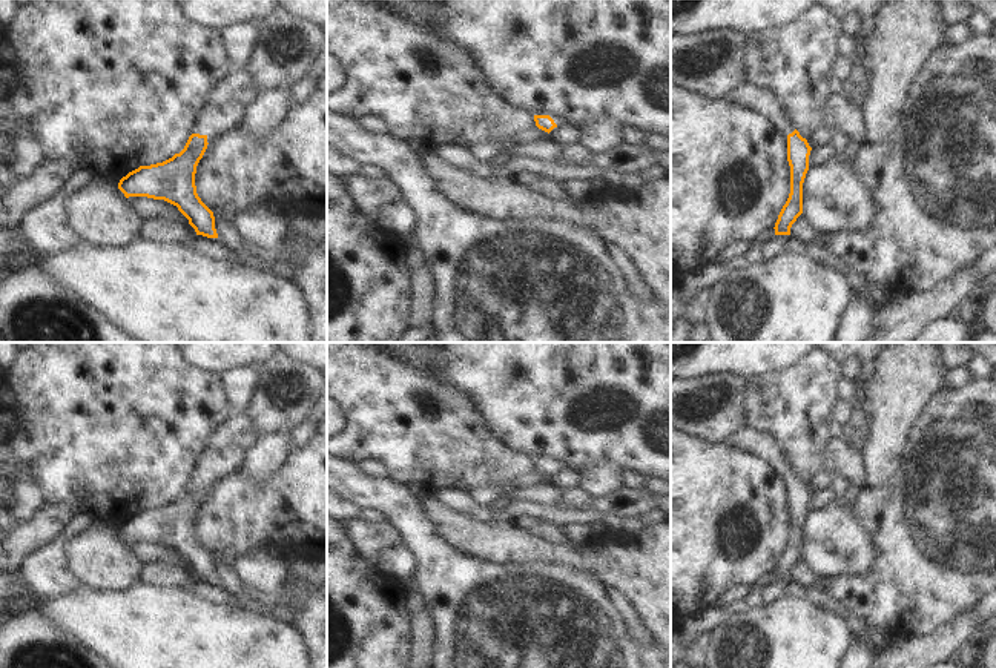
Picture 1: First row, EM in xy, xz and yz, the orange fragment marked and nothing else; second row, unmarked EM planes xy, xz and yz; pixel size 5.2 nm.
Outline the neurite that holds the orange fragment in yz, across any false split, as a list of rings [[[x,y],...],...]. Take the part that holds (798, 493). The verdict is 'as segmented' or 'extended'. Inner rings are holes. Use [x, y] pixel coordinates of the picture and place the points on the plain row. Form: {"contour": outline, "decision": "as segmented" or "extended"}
{"contour": [[[755,427],[740,430],[727,444],[747,448],[775,465],[777,473],[787,481],[787,505],[790,510],[790,537],[775,567],[775,579],[790,579],[790,571],[803,557],[803,527],[809,514],[812,491],[795,473],[777,436]]], "decision": "extended"}

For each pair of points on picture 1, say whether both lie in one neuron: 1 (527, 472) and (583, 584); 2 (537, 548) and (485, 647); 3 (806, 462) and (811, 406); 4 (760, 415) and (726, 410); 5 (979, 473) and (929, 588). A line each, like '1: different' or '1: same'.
1: different
2: different
3: same
4: different
5: same

